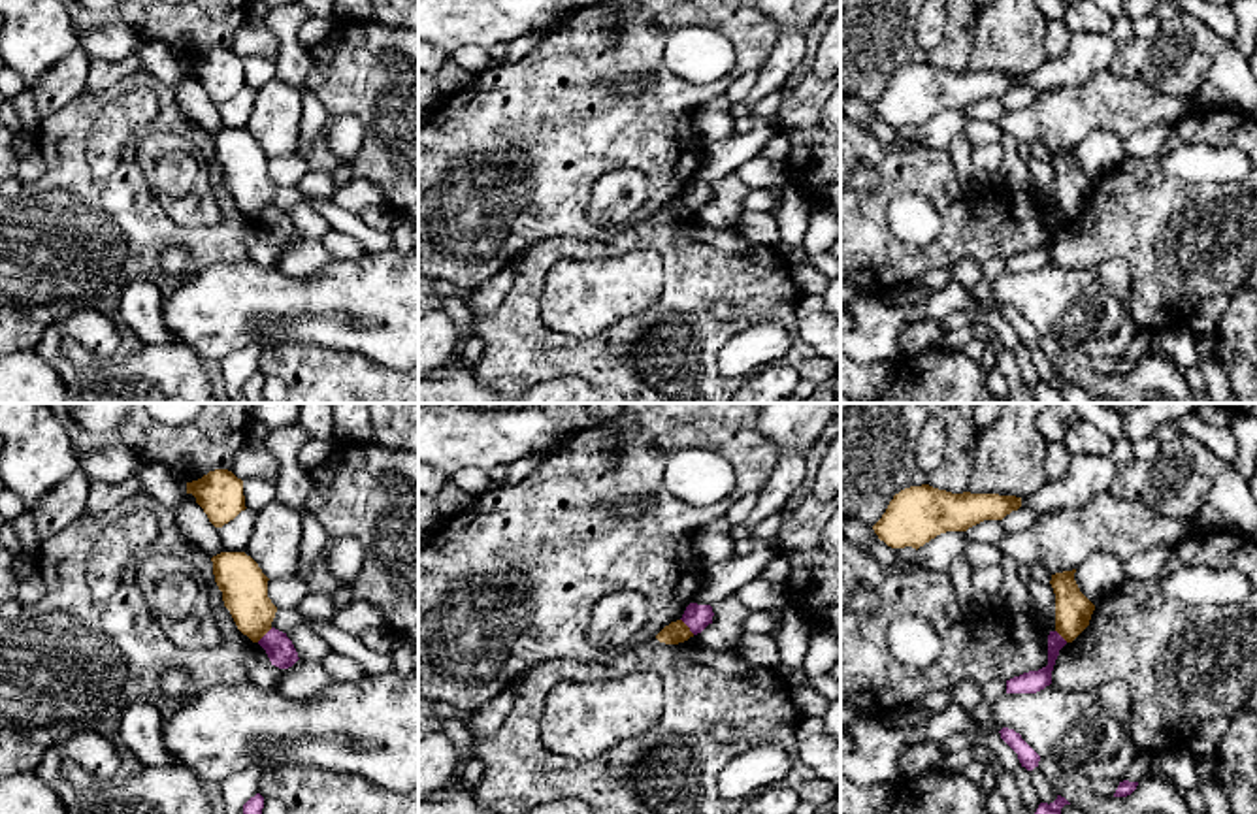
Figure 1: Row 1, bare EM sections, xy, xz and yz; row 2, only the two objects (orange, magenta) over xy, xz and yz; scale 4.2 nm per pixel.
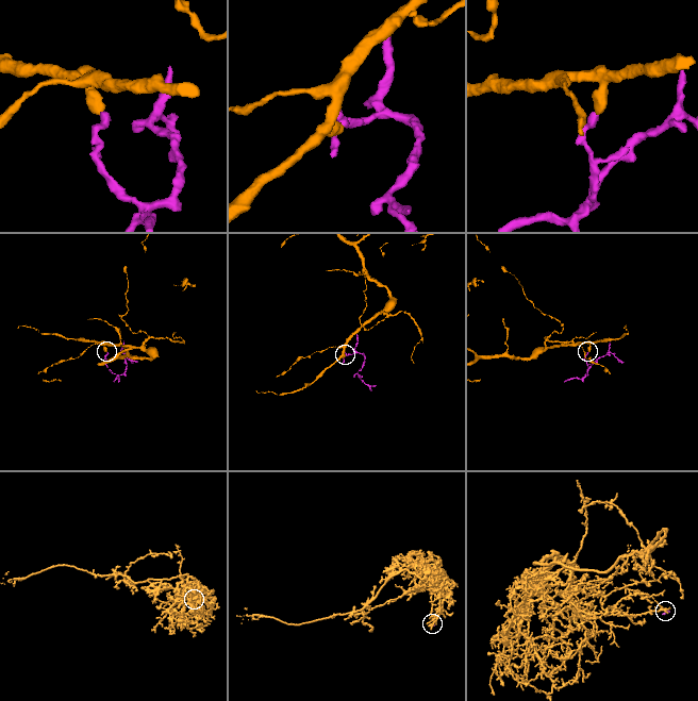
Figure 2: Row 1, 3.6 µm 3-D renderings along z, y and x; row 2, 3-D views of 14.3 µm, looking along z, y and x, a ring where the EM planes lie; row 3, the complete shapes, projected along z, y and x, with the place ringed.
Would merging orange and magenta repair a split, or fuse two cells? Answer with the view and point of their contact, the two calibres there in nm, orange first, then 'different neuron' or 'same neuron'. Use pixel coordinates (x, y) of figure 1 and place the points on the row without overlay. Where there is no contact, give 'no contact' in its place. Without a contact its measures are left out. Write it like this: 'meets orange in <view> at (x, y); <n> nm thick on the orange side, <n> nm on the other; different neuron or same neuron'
meets orange in xz at (686, 204); 100 nm thick on the orange side, 110 nm on the other; different neuron

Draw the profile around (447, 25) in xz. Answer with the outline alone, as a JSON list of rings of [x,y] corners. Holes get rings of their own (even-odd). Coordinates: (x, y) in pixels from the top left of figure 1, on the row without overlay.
[[[418,0],[418,41],[447,55],[464,45],[488,49],[554,24],[582,8],[612,6],[612,19],[633,21],[639,0]]]

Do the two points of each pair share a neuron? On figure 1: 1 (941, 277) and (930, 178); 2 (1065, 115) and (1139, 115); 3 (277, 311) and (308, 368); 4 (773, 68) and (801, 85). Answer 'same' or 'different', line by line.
1: different
2: same
3: different
4: different

